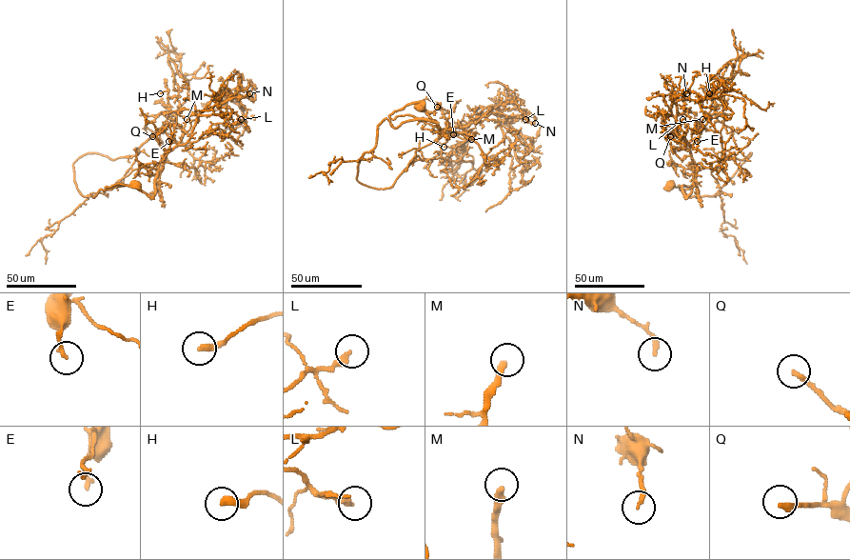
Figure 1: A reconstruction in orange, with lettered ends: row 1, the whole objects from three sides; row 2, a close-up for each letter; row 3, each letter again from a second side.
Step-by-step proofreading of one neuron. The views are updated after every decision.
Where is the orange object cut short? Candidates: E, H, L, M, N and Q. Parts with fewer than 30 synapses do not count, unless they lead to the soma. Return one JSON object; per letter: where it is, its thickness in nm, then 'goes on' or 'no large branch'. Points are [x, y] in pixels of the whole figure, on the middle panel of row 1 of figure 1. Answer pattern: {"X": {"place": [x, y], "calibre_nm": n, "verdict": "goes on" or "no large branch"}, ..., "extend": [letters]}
{"E": {"place": [453, 134], "calibre_nm": 160, "verdict": "no large branch"}, "H": {"place": [444, 147], "calibre_nm": 320, "verdict": "no large branch"}, "L": {"place": [525, 119], "calibre_nm": 240, "verdict": "no large branch"}, "M": {"place": [471, 139], "calibre_nm": 280, "verdict": "goes on"}, "N": {"place": [535, 123], "calibre_nm": 180, "verdict": "no large branch"}, "Q": {"place": [437, 107], "calibre_nm": 220, "verdict": "goes on"}, "extend": ["M", "Q"]}

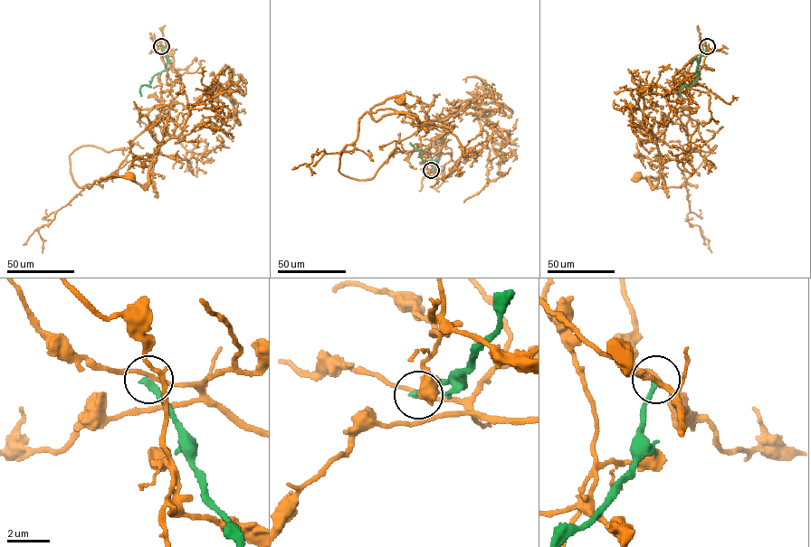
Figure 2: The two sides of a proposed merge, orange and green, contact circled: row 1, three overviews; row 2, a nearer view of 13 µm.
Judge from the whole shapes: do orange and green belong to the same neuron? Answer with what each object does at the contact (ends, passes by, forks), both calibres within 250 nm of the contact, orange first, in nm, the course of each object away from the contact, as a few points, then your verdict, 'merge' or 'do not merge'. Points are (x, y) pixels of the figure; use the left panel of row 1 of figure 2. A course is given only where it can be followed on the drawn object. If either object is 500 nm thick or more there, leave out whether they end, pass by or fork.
orange passes by; green ends there; 160 nm thick on the orange side, 320 nm on the other; orange runs (161, 46), (181, 76), (162, 106), (176, 127), (146, 188), (100, 180), (130, 176); green runs (161, 46), (167, 58), (166, 67), (153, 77), (150, 87), (142, 85), (141, 96); do not merge

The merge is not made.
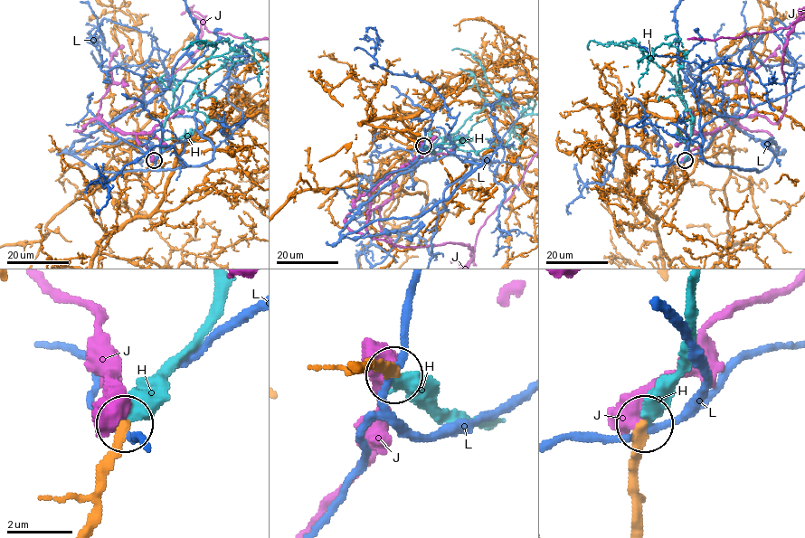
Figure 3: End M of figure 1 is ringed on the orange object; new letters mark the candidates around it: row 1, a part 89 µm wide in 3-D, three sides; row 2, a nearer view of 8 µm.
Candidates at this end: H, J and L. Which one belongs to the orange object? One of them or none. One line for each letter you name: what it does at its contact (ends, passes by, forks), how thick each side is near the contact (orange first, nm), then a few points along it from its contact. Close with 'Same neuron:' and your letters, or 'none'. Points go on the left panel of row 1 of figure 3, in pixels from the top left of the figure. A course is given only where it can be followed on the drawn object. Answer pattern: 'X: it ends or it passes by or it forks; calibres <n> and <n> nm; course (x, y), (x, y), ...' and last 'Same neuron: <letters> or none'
H: it ends; calibres 300 and 550 nm; course (153, 160), (162, 150), (174, 89), (203, 61), (229, 51), (230, 43), (197, 41), (182, 49)
Same neuron: H

